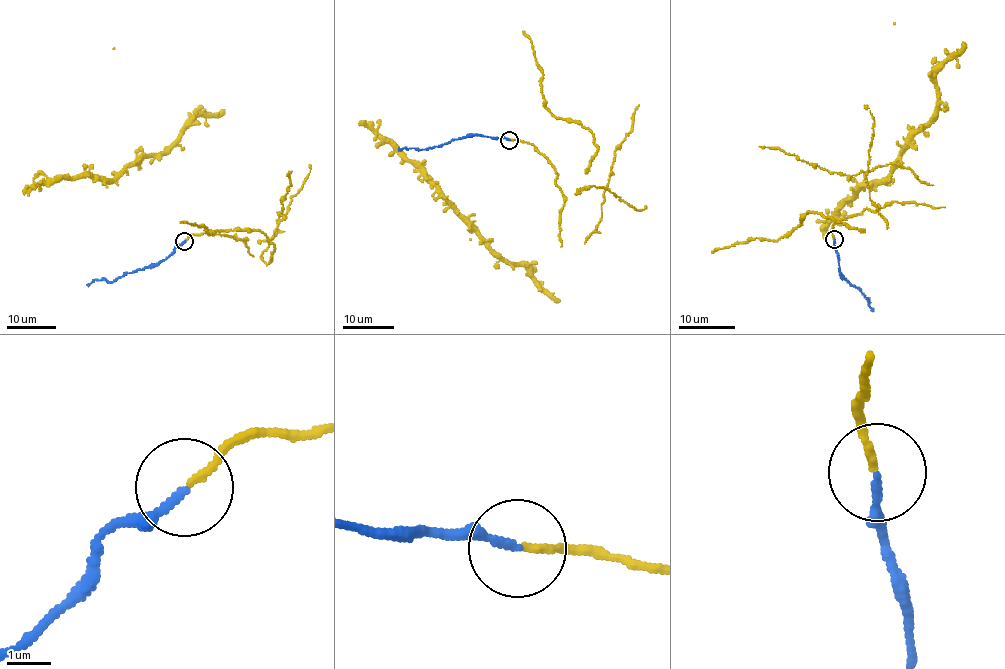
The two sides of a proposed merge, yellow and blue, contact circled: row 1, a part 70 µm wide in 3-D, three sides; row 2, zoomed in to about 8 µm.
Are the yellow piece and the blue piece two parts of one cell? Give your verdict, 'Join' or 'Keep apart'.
Join

